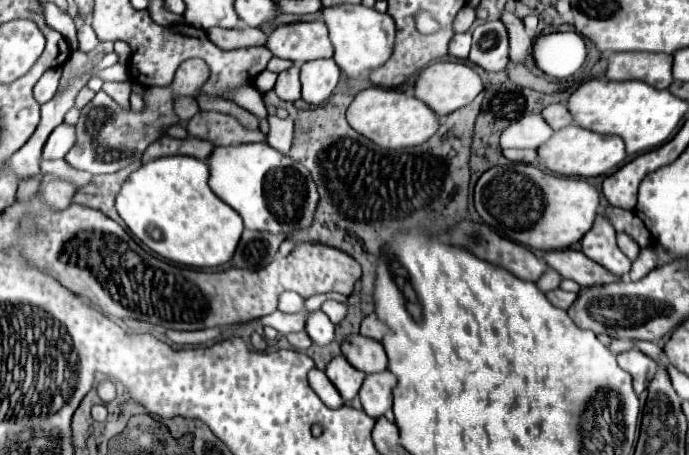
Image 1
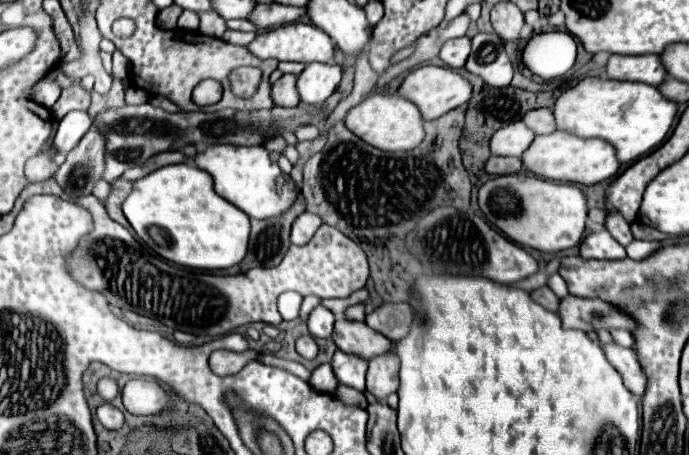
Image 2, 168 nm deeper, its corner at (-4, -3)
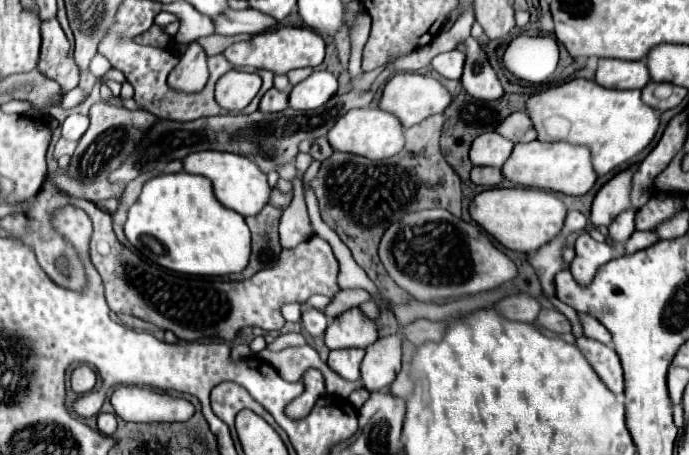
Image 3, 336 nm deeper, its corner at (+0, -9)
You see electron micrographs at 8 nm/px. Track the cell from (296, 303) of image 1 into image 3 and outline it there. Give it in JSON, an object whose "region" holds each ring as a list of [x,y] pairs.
{"region":[[[285,304],[281,308],[281,312],[283,312],[283,318],[287,322],[299,322],[301,320],[301,306],[299,304]]]}

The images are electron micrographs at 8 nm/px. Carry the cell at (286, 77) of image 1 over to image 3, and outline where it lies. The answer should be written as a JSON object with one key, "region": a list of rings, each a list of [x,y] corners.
{"region":[[[271,88],[267,94],[263,94],[259,102],[259,112],[281,112],[289,106],[289,98],[285,92],[279,92],[277,88]]]}

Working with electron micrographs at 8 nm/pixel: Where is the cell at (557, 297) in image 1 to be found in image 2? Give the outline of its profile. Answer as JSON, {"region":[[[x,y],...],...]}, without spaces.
{"region":[[[543,286],[543,288],[539,288],[539,290],[533,290],[531,296],[533,296],[535,302],[539,302],[543,308],[547,308],[547,310],[551,310],[551,312],[557,312],[557,310],[559,310],[561,298],[557,298],[551,288]]]}

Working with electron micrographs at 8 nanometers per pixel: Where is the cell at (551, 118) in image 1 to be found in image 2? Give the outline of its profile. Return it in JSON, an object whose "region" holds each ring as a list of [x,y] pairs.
{"region":[[[539,108],[539,110],[531,110],[523,116],[523,122],[535,130],[535,134],[551,134],[557,130],[555,126],[555,116],[549,108]]]}

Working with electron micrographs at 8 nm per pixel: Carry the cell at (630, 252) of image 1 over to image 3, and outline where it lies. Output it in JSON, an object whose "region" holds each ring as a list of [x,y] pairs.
{"region":[[[637,166],[621,170],[597,192],[593,200],[593,210],[591,210],[591,224],[595,228],[609,226],[619,212],[629,208],[631,180],[635,172],[637,172]]]}

